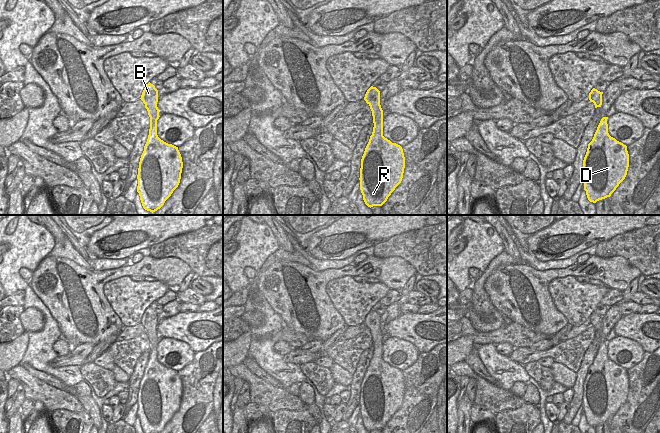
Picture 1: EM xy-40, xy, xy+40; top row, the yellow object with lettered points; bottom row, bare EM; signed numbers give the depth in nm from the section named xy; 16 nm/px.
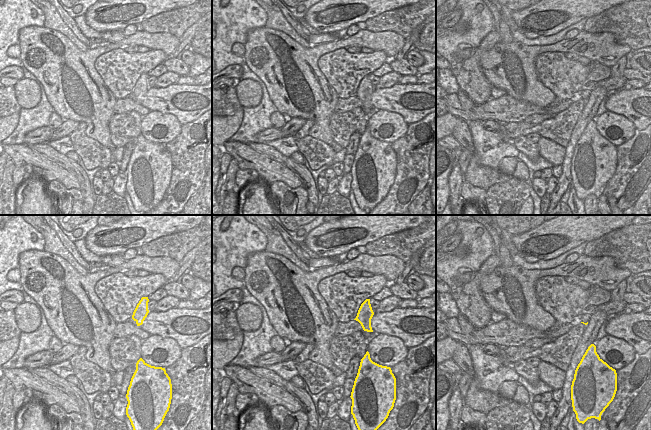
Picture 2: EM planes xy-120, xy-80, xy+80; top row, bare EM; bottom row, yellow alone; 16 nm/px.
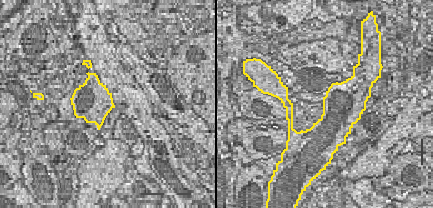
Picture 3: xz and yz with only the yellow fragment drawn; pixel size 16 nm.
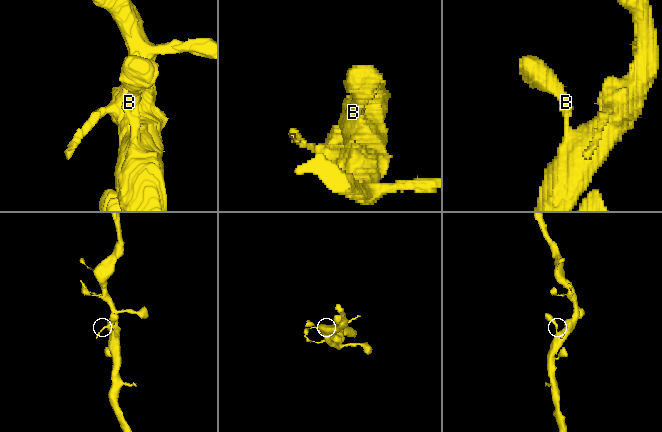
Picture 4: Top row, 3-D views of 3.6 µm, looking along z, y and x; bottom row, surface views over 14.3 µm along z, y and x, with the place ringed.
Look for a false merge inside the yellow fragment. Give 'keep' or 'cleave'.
keep

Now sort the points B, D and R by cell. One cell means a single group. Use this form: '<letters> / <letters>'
B D R

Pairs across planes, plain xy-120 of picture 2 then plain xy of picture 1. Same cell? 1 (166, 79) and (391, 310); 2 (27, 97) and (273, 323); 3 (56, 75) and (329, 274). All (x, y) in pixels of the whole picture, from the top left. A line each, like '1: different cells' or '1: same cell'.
1: same cell
2: different cells
3: same cell

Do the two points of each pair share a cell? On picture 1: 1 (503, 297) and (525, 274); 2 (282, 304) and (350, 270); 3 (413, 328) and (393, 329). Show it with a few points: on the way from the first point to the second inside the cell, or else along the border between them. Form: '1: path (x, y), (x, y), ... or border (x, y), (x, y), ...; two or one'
1: path (511, 289), (518, 282), (518, 273); one
2: path (280, 277), (282, 264), (323, 275); one
3: path (408, 328), (398, 328); one

